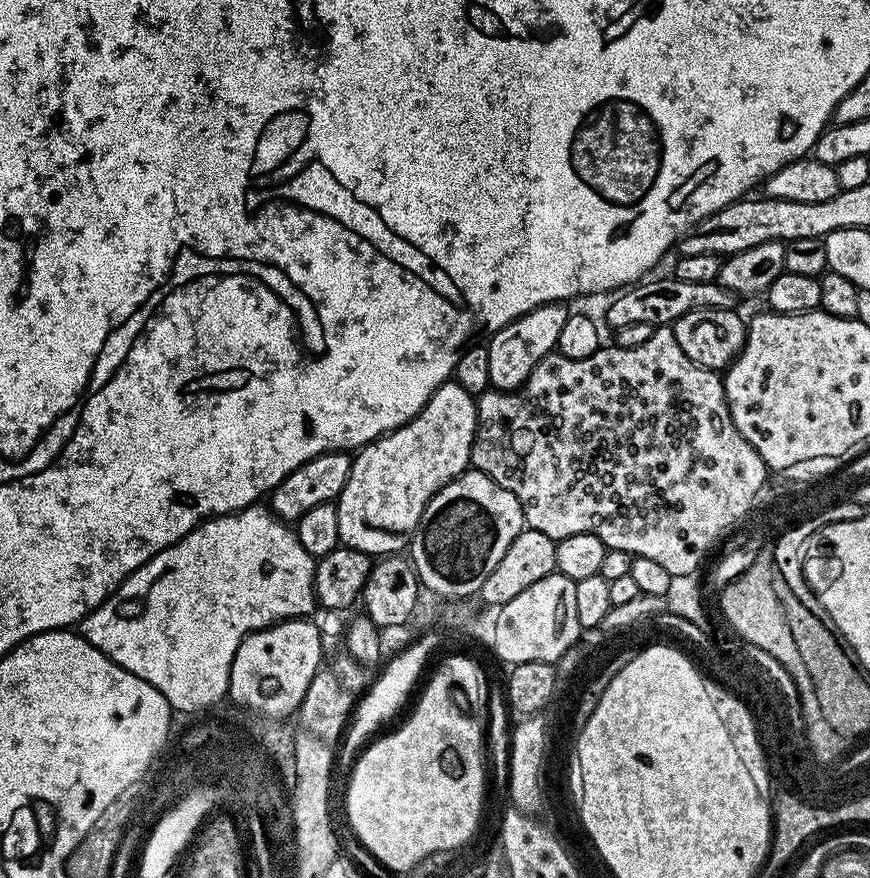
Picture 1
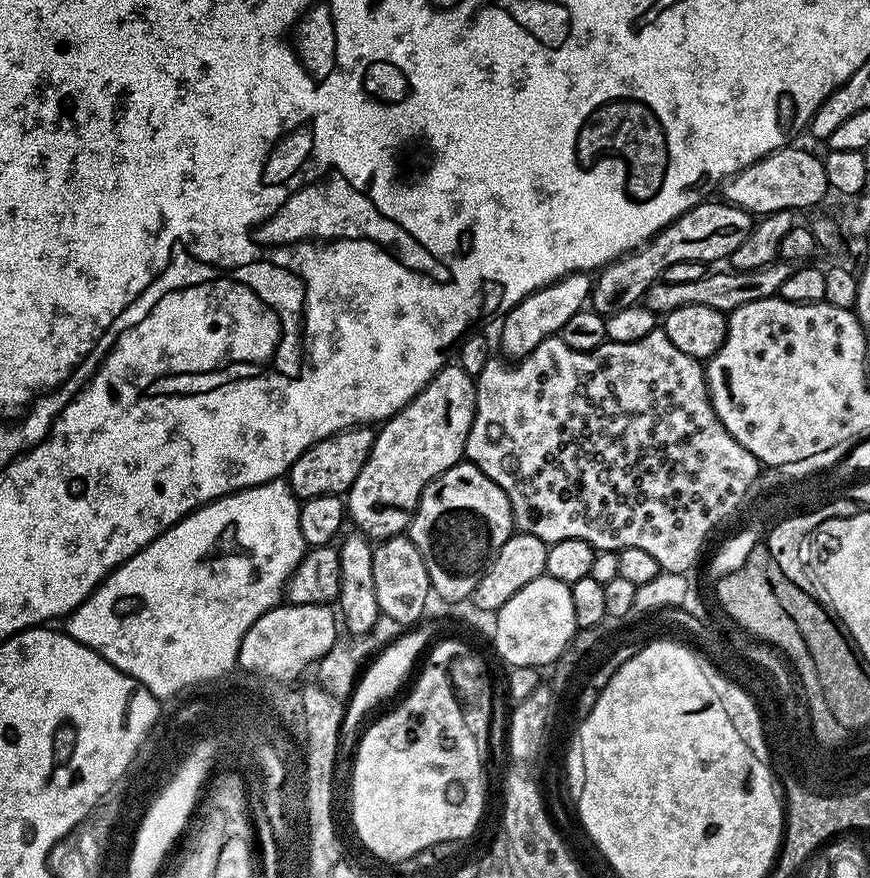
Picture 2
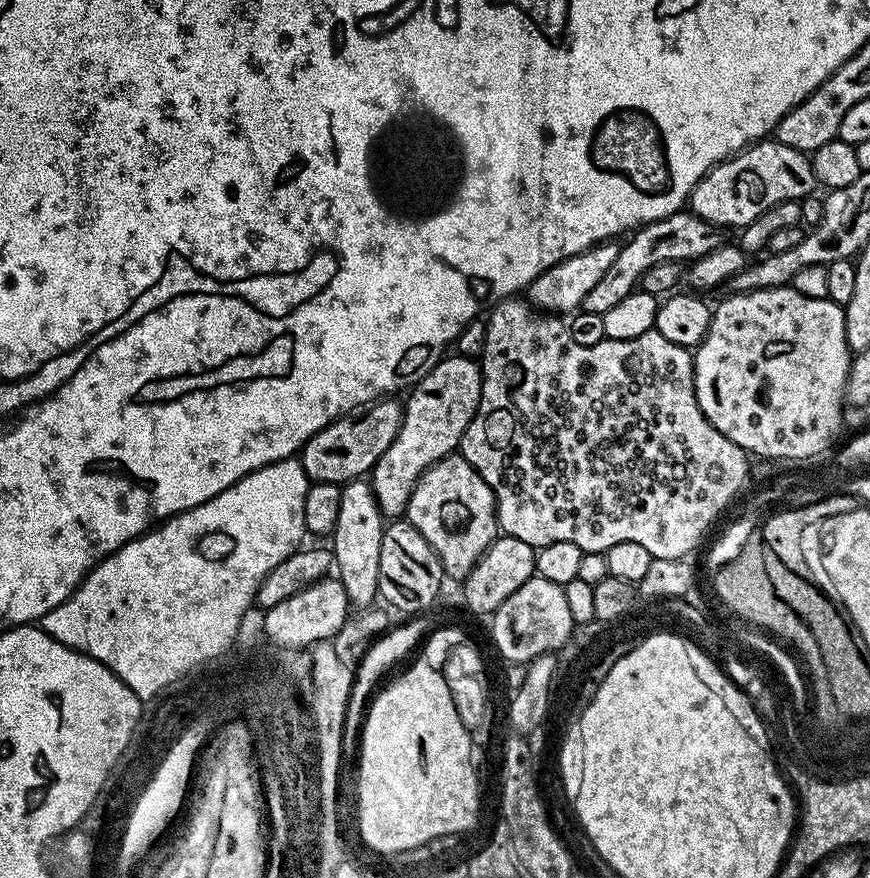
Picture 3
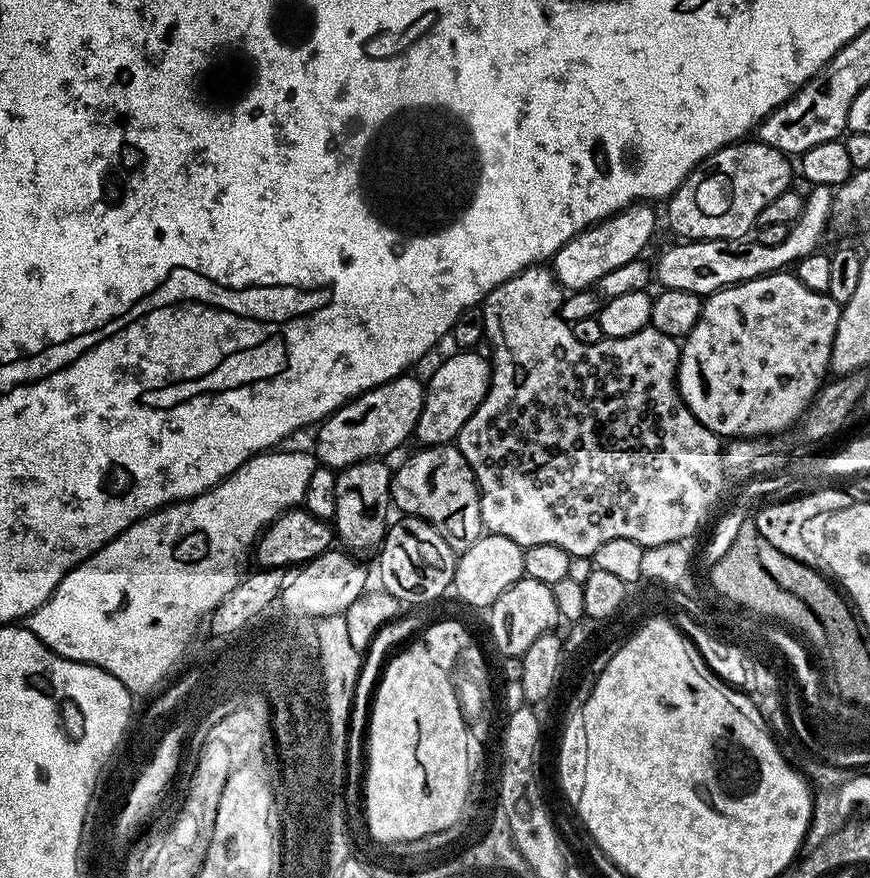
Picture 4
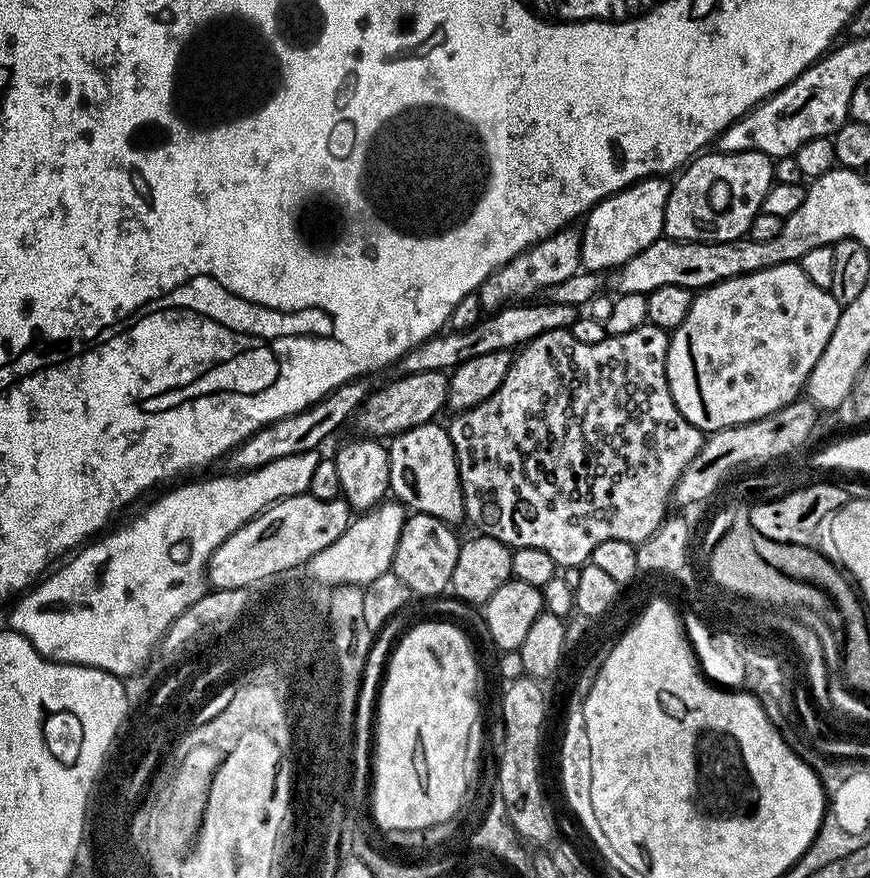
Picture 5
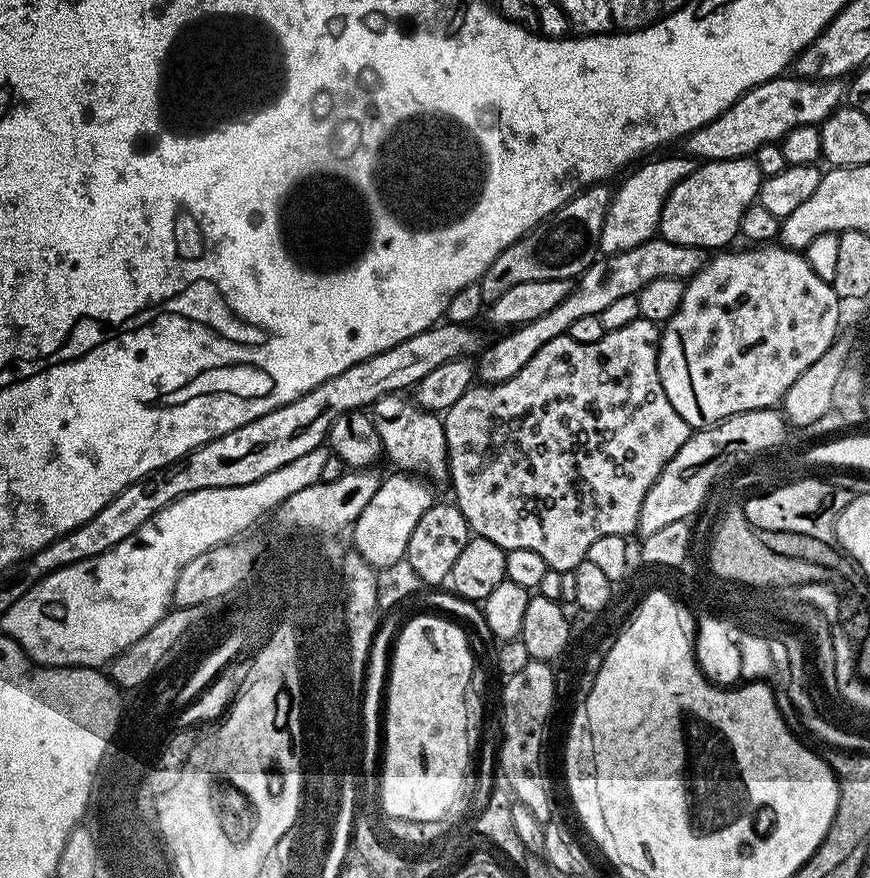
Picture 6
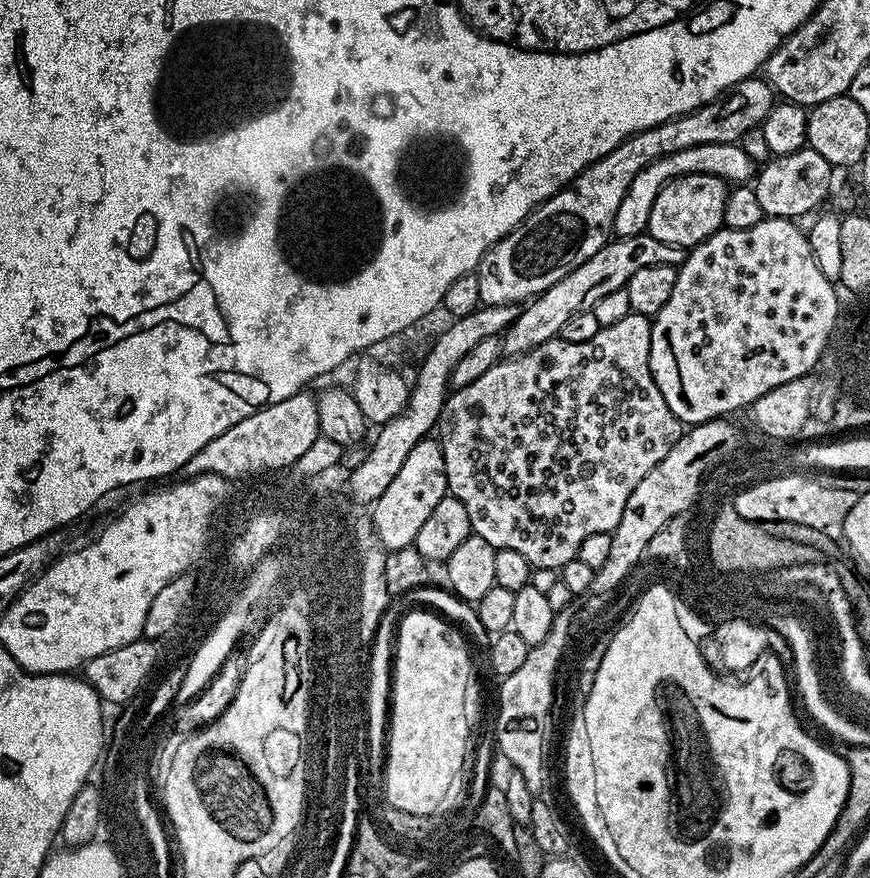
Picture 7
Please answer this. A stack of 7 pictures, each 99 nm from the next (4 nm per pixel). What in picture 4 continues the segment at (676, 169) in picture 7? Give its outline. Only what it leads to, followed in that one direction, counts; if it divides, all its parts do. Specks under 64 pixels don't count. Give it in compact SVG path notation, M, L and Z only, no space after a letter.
M648 202L630 204L599 224L571 236L551 257L550 271L555 283L560 283L564 290L588 290L599 285L610 270L618 270L618 266L626 266L626 262L637 259L656 232L656 212L652 208L655 207Z

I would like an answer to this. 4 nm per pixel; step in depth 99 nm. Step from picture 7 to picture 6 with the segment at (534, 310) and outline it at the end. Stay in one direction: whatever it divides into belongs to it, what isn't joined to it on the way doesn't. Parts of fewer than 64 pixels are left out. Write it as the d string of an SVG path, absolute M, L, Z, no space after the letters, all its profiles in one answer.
M653 238L642 242L642 246L593 260L592 265L581 272L573 283L571 294L558 302L554 310L542 314L542 318L534 318L534 322L526 322L519 328L505 331L501 340L493 344L491 341L483 349L479 357L480 364L478 360L479 383L491 386L514 378L514 374L518 374L518 370L522 370L522 366L526 366L526 362L530 362L530 358L534 358L534 354L546 346L546 342L567 334L576 319L599 316L602 310L606 310L606 306L610 306L610 302L636 295L642 286L646 286L646 282L654 282L654 278L678 278L687 282L705 263L706 256L701 249L675 244L663 238Z

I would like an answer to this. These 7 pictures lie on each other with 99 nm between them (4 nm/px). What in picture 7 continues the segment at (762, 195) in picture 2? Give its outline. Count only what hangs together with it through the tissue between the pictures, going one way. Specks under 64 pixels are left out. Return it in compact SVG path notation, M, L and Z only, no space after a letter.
M680 176L662 186L654 206L650 206L647 235L670 246L691 250L724 227L724 211L729 185L717 176Z

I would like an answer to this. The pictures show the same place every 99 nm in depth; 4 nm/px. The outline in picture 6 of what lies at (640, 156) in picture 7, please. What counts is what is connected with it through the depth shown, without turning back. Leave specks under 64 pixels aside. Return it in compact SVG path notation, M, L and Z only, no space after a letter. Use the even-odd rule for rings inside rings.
M781 74L772 80L754 86L749 92L743 92L738 98L738 102L734 102L734 106L730 106L725 112L718 114L718 118L706 122L706 126L685 136L682 141L683 155L697 162L743 160L751 157L760 147L783 140L786 134L790 134L790 130L794 130L798 126L823 124L827 116L845 99L845 96L846 88L840 80L806 80L792 74ZM598 183L579 192L573 200L563 204L555 216L531 228L518 242L502 250L478 281L485 302L499 298L510 286L518 286L518 282L542 282L542 278L572 280L588 269L597 259L602 226L608 213L610 192L604 188L607 187L603 183Z

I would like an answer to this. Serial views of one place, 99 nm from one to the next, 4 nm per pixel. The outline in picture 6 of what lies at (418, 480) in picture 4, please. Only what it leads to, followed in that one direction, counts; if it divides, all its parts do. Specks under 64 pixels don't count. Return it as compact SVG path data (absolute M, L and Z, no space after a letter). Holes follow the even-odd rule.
M395 392L378 398L370 409L374 426L380 435L383 455L393 464L393 469L404 474L415 474L420 478L432 480L449 479L448 447L444 433L444 421L437 413L421 408L407 395ZM412 403L412 404L411 404ZM429 476L429 477L428 477ZM432 479L432 480L431 480Z

